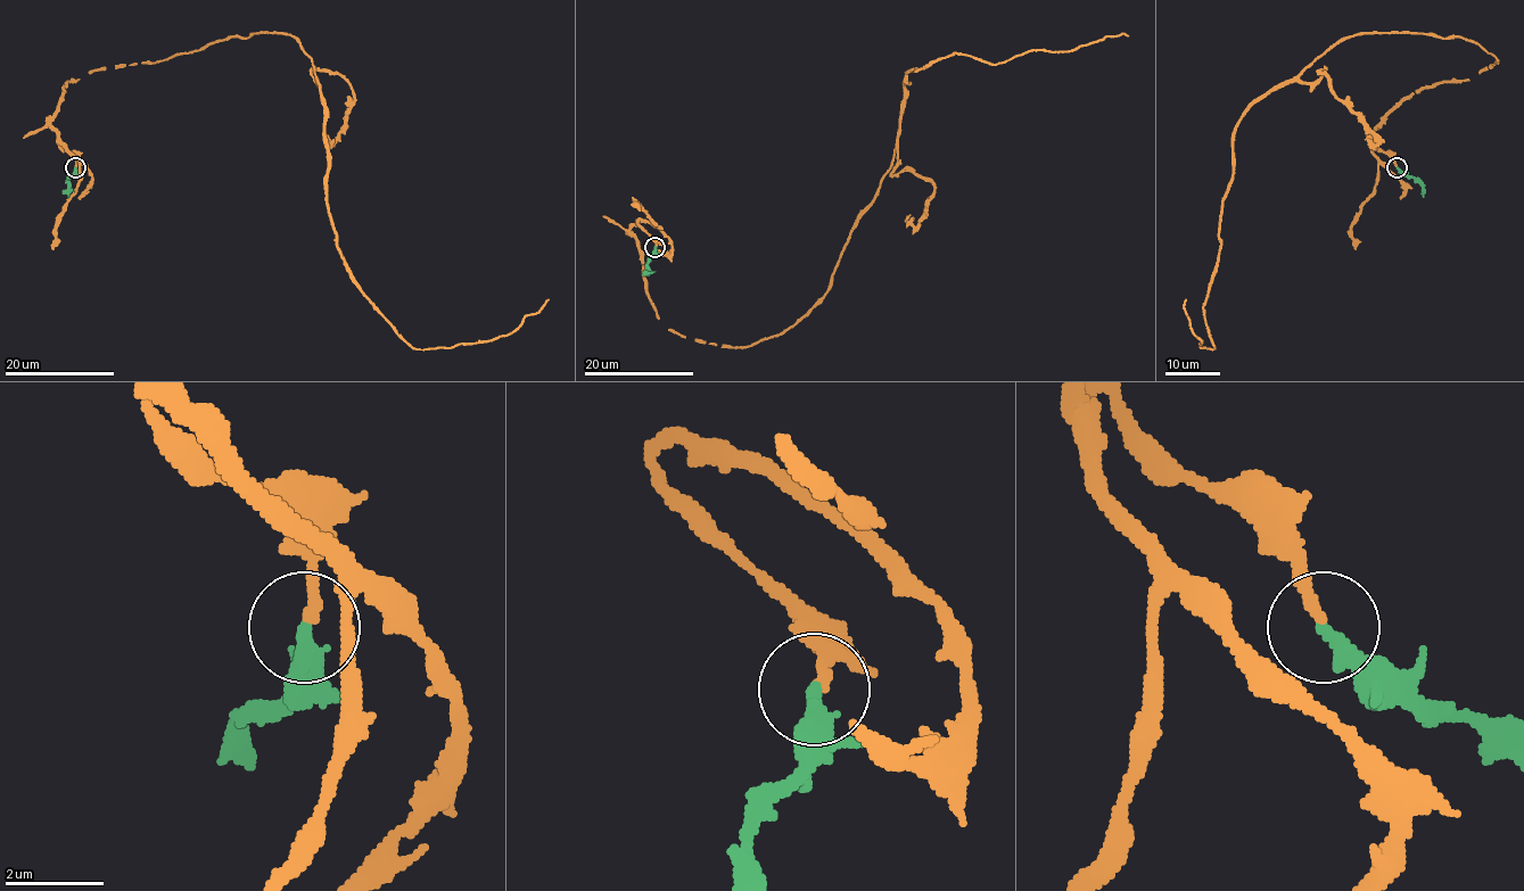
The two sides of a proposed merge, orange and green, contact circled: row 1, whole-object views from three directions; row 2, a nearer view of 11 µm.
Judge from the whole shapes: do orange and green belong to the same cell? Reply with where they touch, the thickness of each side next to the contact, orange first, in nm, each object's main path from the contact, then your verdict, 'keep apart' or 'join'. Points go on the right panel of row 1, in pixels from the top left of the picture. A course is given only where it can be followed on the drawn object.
(1397, 167) | 240/360 nm | orange via (1397, 166), (1373, 131), (1497, 63), (1476, 42), (1349, 35), (1263, 93), (1233, 141), (1213, 349), (1186, 299) | green via (1397, 167), (1422, 186), (1423, 197) | join

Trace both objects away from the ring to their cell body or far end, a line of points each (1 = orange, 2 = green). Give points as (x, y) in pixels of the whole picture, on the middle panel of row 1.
1: (655, 246), (637, 223), (668, 329), (733, 347), (782, 335), (891, 165), (909, 71), (1129, 36)
2: (655, 246), (655, 256), (648, 264), (649, 272)

